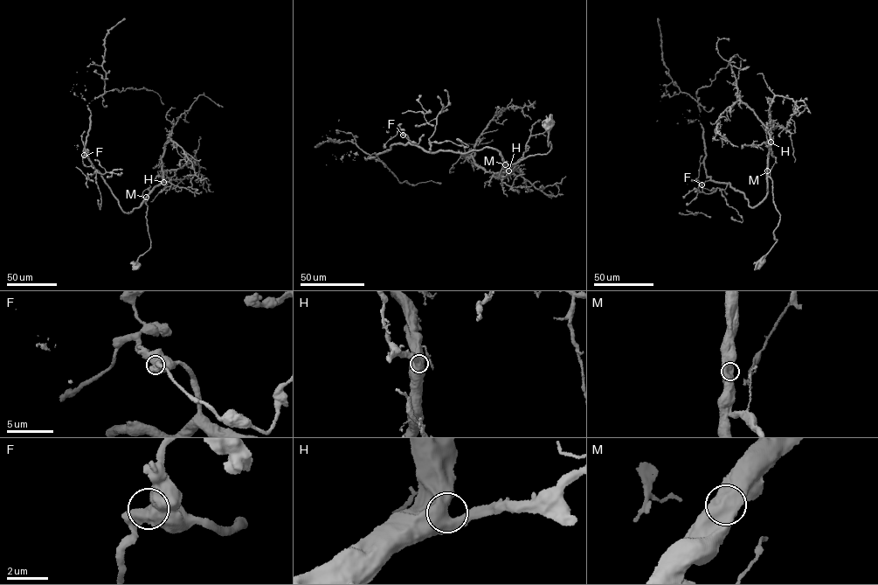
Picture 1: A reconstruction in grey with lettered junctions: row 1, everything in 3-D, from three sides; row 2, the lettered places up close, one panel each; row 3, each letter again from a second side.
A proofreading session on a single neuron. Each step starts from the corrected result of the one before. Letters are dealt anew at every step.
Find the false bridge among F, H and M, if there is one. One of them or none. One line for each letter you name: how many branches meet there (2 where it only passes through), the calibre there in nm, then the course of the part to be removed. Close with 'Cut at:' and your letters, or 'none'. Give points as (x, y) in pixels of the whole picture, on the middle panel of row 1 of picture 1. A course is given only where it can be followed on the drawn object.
Cut at: none

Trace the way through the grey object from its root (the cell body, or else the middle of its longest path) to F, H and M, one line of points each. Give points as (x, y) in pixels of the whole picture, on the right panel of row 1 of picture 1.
F: (760, 262), (776, 241), (779, 221), (771, 179), (764, 198), (752, 207), (729, 184), (701, 184)
H: (760, 262), (776, 241), (773, 232), (779, 221), (780, 214), (773, 200), (772, 181), (767, 176), (770, 142)
M: (760, 262), (776, 241), (773, 232), (779, 221), (780, 214), (773, 200), (772, 181), (767, 176), (767, 170)

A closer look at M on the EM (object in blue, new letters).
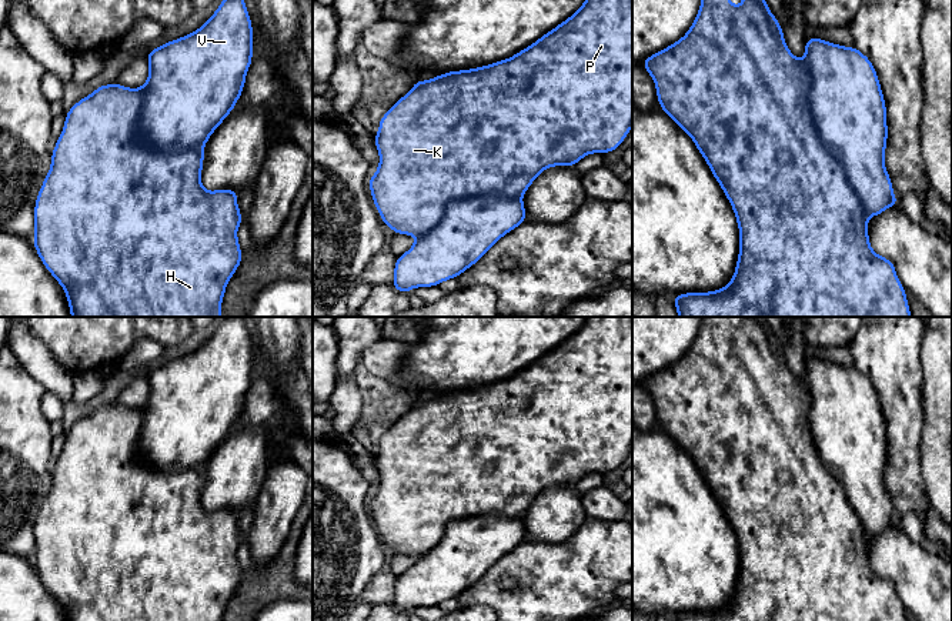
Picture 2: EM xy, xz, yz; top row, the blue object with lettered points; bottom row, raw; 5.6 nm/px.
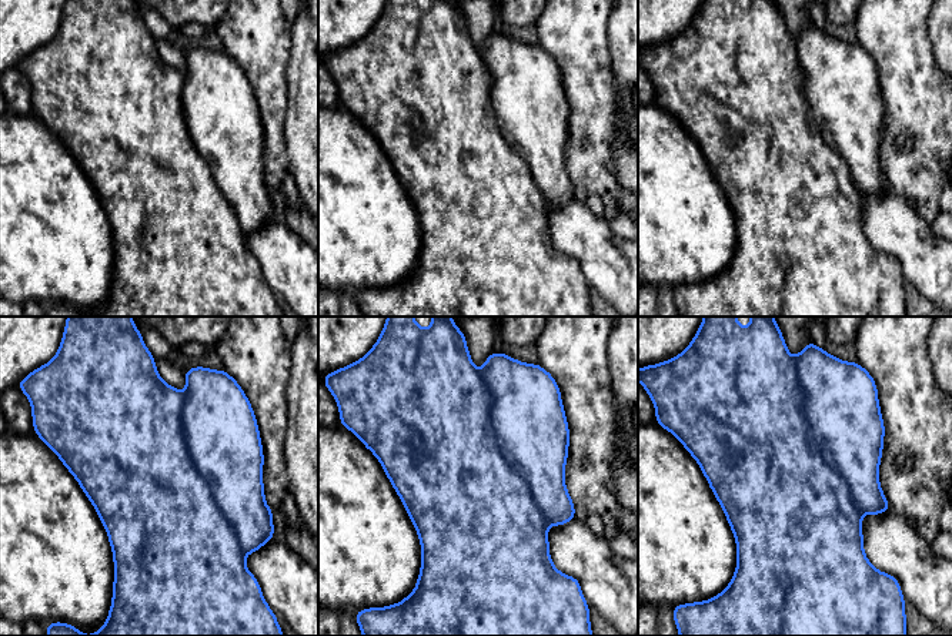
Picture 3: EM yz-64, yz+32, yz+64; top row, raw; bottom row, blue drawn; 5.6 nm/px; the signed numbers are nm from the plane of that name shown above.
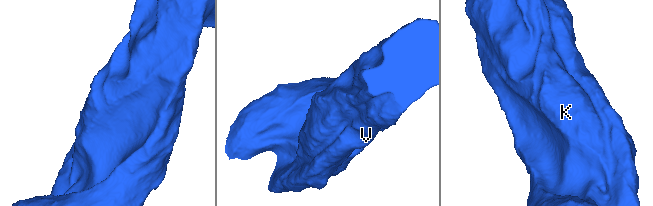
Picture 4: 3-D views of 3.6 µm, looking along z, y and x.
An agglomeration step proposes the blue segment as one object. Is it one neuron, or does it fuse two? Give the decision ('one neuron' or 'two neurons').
one neuron

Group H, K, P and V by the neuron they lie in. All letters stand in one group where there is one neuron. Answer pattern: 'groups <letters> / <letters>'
groups H K P V

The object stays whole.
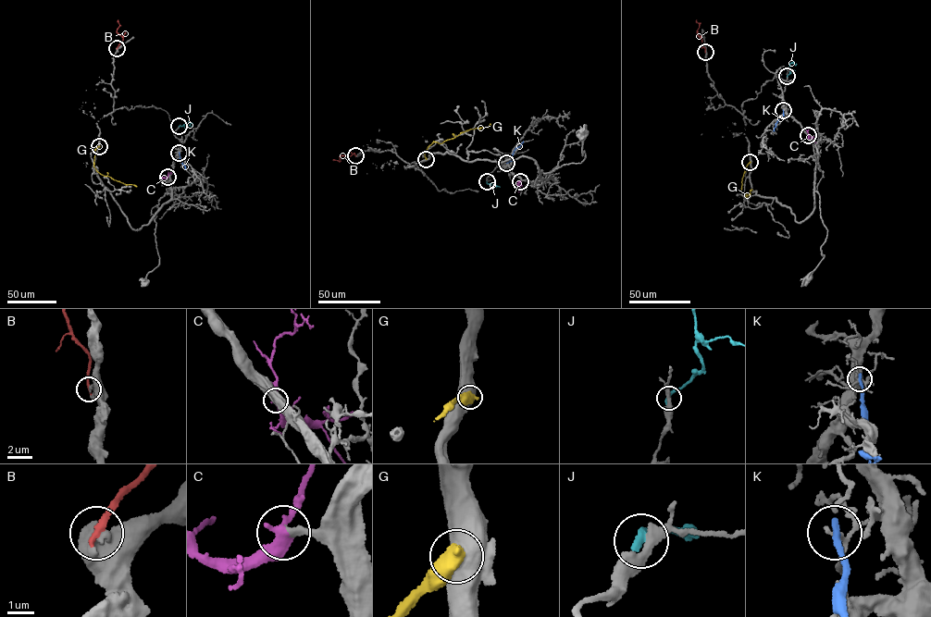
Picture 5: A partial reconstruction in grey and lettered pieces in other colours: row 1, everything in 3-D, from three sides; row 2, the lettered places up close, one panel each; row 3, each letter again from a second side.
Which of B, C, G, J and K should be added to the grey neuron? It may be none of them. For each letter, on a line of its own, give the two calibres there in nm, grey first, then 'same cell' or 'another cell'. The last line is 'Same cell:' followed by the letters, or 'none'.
B: calibres 650 and 220 nm; another cell
C: calibres 280 and 360 nm; same cell
G: calibres 850 and 700 nm; another cell
J: calibres 280 and 320 nm; another cell
K: calibres 110 and 280 nm; another cell
Same cell: C

